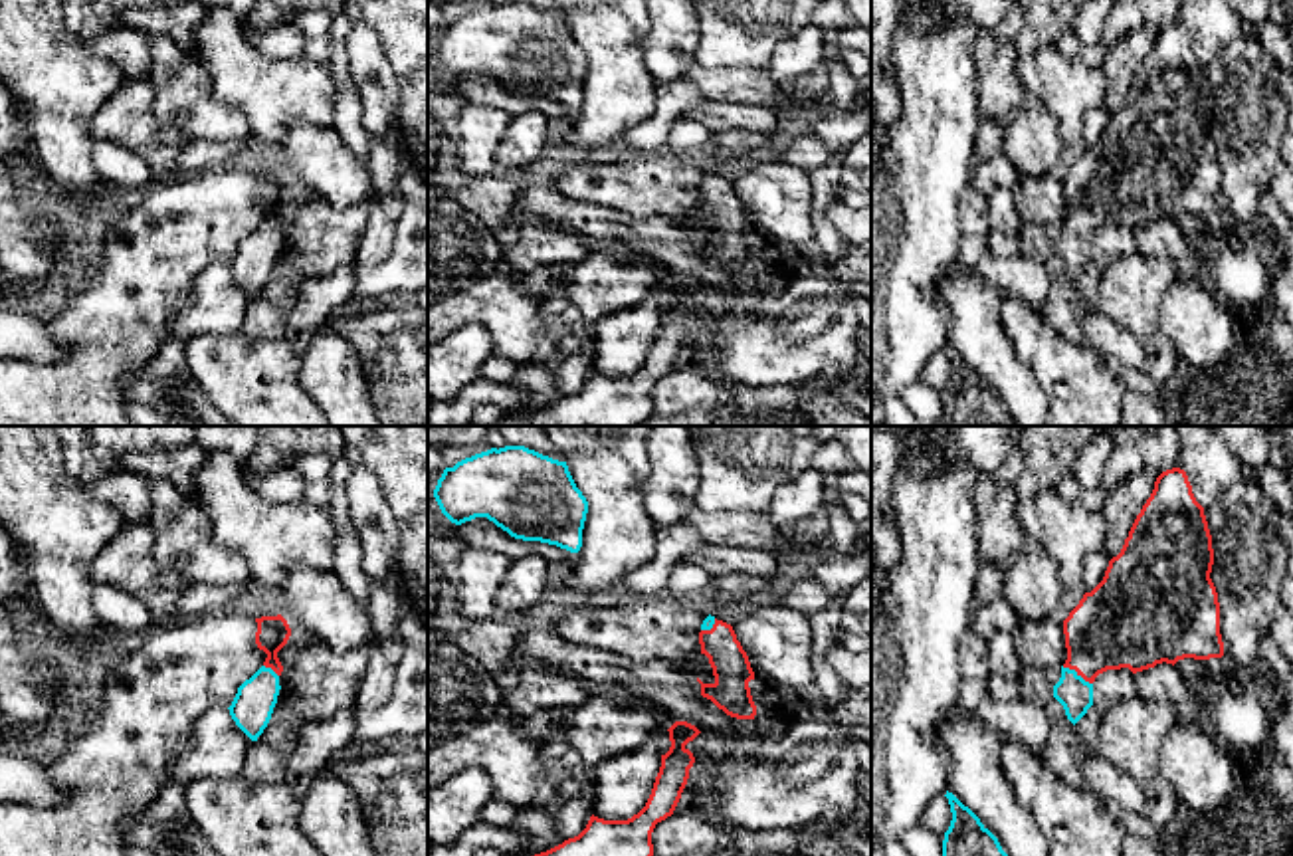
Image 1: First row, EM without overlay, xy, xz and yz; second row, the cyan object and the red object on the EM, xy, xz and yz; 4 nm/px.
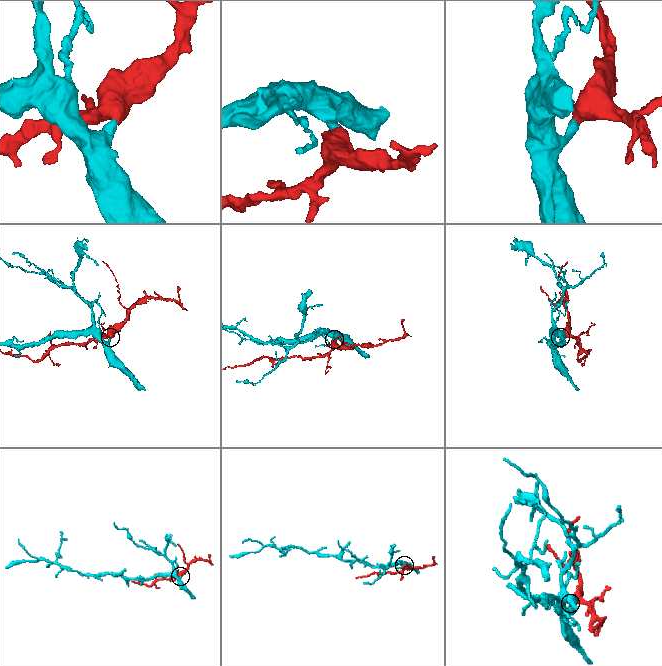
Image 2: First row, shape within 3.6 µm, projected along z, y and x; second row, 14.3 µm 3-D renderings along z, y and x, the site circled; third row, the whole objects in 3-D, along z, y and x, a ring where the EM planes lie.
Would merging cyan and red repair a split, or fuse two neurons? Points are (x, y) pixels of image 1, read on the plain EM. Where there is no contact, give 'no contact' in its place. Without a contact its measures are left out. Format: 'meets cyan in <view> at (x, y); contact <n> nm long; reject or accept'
meets cyan in yz at (1076, 228); contact 150 nm long; accept

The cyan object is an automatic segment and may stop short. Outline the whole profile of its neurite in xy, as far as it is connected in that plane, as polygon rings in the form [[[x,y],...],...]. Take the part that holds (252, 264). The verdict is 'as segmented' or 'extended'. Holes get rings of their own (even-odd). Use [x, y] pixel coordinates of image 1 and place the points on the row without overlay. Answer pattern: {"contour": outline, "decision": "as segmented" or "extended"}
{"contour": [[[281,170],[261,172],[255,174],[255,178],[255,200],[267,210],[267,214],[263,222],[238,244],[238,250],[228,264],[236,281],[251,297],[257,297],[271,275],[281,246],[279,232],[283,228],[277,208],[291,192],[291,184]]], "decision": "extended"}

